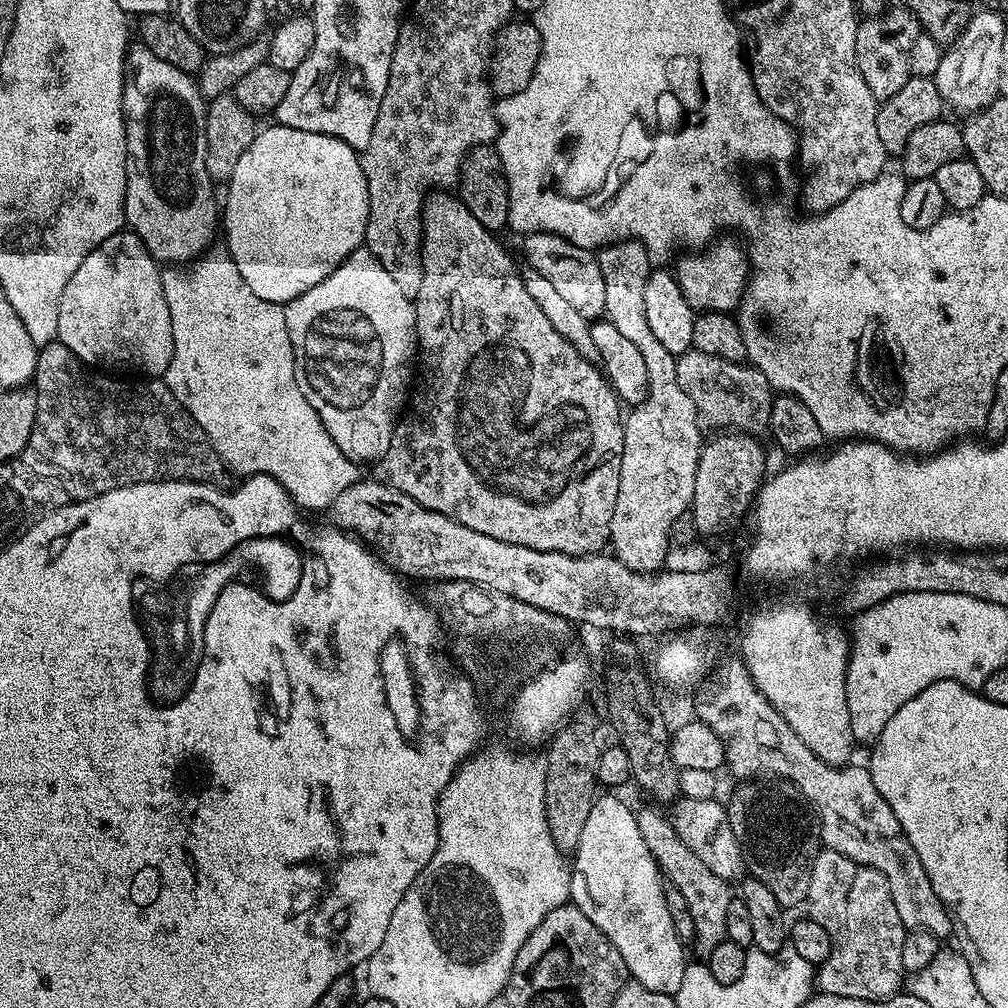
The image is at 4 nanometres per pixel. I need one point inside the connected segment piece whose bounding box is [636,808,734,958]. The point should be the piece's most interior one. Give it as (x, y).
(707, 896)

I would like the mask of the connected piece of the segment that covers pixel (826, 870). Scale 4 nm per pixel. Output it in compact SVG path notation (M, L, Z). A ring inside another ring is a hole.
M822 850L816 855L816 861L812 867L810 874L810 890L806 901L807 915L814 923L822 926L822 930L829 935L829 942L832 944L832 950L825 962L818 968L818 988L823 995L841 996L842 998L862 998L863 1000L889 1000L891 996L897 995L901 991L900 979L905 979L906 973L902 966L902 946L906 929L902 918L898 918L898 910L894 906L894 898L890 898L890 886L888 880L882 874L878 874L878 870L874 870L870 866L862 866L858 862L854 862L850 858L846 858L846 854L838 854L831 850Z

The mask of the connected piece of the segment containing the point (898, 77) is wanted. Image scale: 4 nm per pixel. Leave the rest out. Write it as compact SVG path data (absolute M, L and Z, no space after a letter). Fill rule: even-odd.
M893 6L877 16L863 17L856 25L854 50L856 51L856 65L866 78L866 86L870 86L870 94L878 102L894 98L902 86L906 86L910 70L910 49L914 46L914 38L922 34L918 18L907 6Z

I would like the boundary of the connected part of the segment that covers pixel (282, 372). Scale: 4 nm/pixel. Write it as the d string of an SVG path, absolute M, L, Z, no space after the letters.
M216 251L205 252L191 266L177 271L180 272L177 276L167 277L164 280L166 306L170 306L170 322L174 334L174 354L170 358L170 366L165 370L162 379L174 394L174 398L178 398L178 402L196 419L198 426L202 426L206 438L210 438L214 450L222 458L222 462L227 466L229 473L236 475L237 472L240 478L269 476L277 480L292 495L292 500L301 509L331 509L338 496L361 479L362 472L356 469L359 468L357 461L350 459L346 454L342 454L342 450L338 450L338 442L334 442L334 438L330 438L330 434L326 430L326 426L322 426L314 406L310 406L310 402L306 402L306 394L302 394L302 390L298 386L294 346L290 342L290 330L286 330L284 305L266 302L266 298L258 298L258 294L254 294L254 290L250 290L250 286L246 286L246 282L242 282L242 274L238 274L238 266L234 266L232 257L228 255L227 251Z

